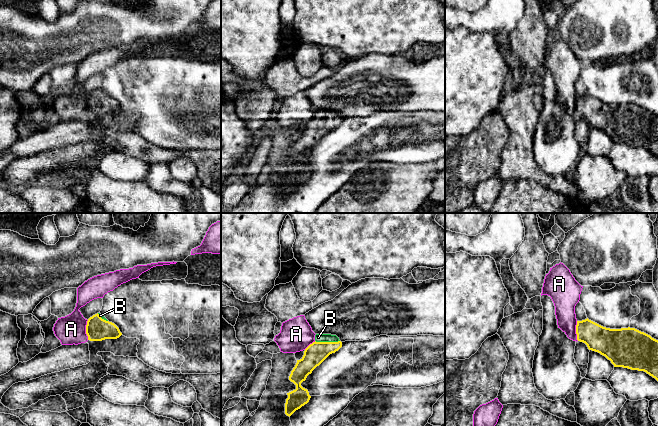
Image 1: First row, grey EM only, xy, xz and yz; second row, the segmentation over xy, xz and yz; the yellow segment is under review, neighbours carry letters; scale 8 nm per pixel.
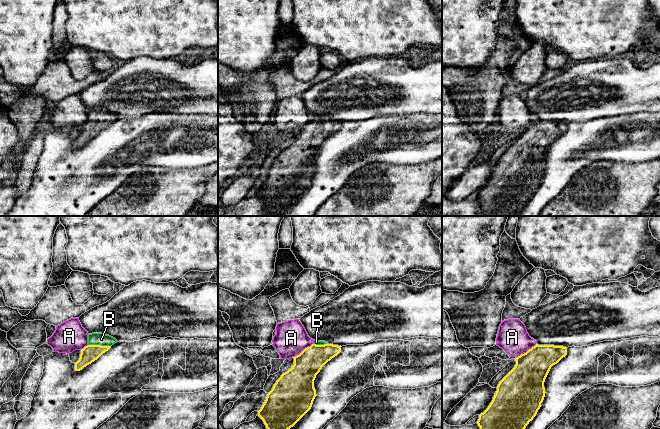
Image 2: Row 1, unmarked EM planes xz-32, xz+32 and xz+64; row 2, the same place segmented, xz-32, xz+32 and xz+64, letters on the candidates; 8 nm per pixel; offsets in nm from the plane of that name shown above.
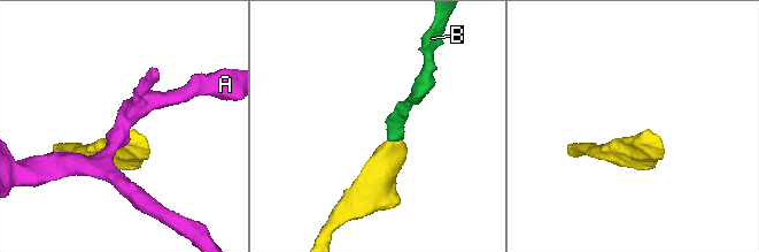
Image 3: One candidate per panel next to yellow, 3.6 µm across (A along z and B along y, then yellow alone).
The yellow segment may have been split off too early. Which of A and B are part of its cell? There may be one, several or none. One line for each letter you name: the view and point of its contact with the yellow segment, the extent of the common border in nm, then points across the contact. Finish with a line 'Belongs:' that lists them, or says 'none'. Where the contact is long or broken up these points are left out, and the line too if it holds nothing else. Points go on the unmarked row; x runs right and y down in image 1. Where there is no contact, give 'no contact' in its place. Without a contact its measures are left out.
B: meets yellow in xz at (327, 118); contact 200 nm long; runs through xz (317, 128), (327, 118), (318, 113)
Belongs: B

